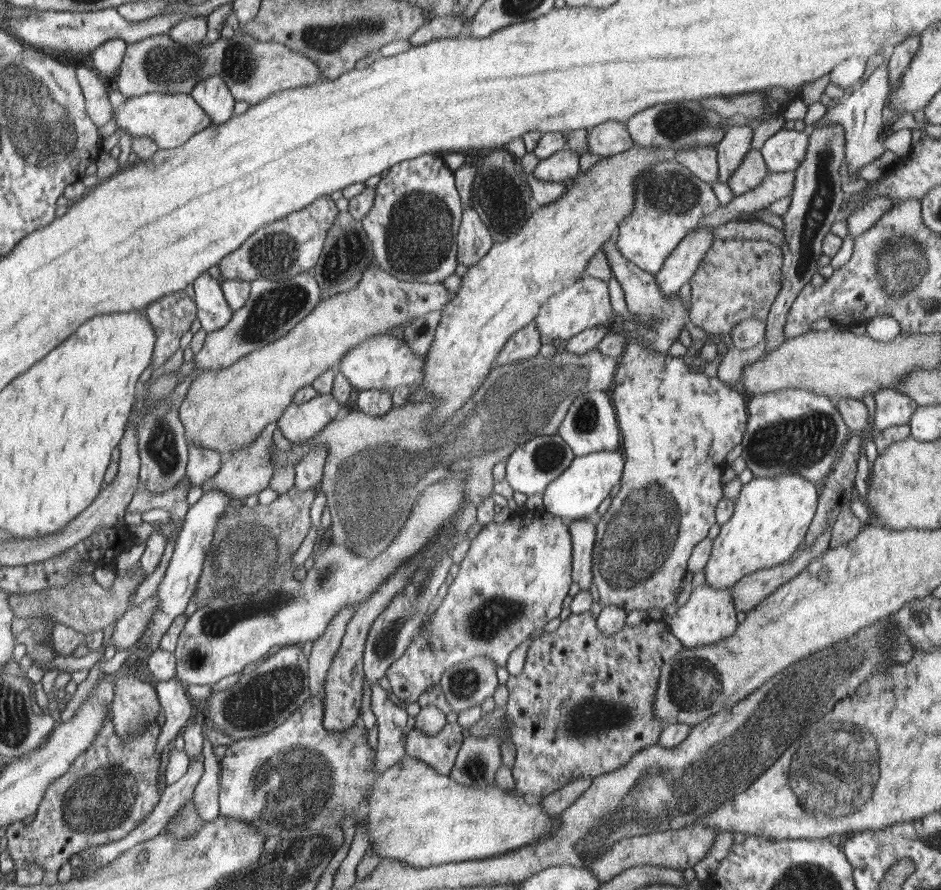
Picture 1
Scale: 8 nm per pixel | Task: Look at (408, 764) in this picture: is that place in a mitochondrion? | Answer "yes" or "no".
no

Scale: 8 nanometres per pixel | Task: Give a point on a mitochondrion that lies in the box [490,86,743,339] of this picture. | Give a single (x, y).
(671, 192)

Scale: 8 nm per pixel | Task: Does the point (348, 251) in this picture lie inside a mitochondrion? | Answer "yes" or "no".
yes

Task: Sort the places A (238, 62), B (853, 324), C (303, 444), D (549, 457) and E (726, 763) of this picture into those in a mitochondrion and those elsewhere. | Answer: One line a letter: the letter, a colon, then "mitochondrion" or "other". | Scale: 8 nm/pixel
A: mitochondrion
B: other
C: other
D: mitochondrion
E: mitochondrion

